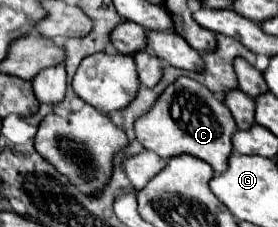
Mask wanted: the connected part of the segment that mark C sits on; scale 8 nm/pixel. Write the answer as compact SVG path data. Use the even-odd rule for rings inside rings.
M179 77L173 85L169 85L153 109L135 121L137 139L145 149L155 151L163 159L183 153L193 155L207 161L215 173L223 173L227 169L229 153L233 153L231 137L235 131L237 125L225 103L219 101L205 85L189 77Z

